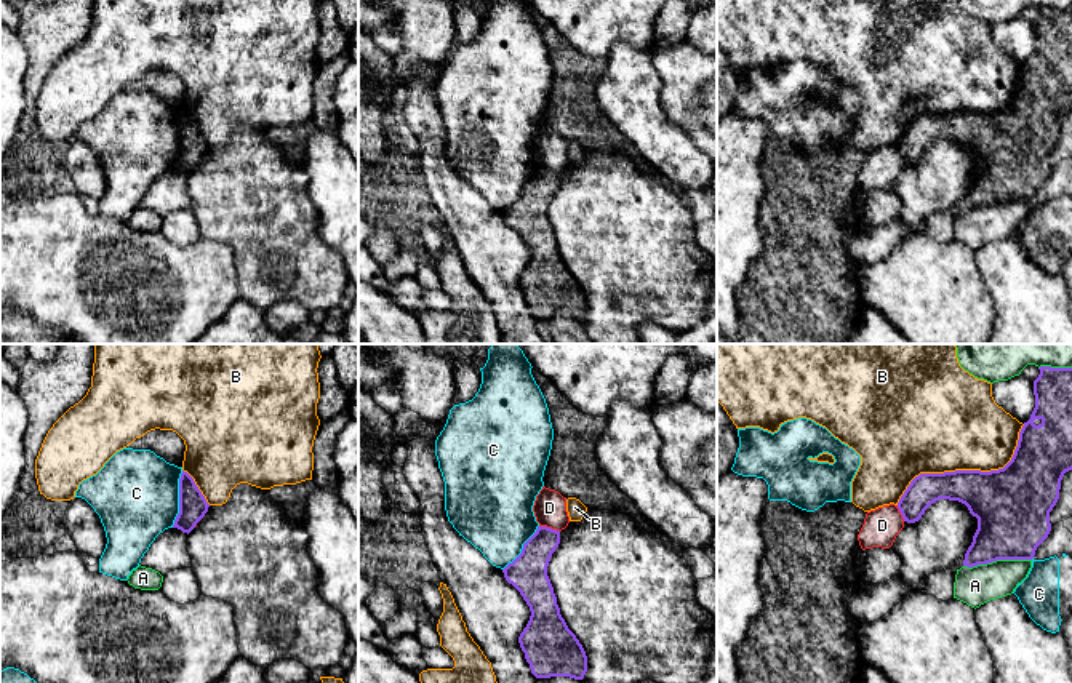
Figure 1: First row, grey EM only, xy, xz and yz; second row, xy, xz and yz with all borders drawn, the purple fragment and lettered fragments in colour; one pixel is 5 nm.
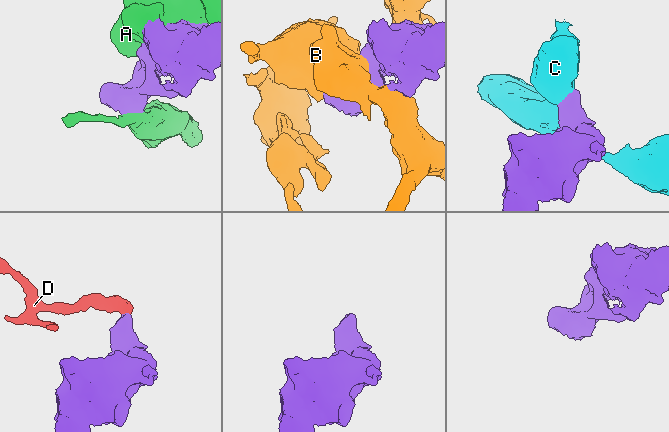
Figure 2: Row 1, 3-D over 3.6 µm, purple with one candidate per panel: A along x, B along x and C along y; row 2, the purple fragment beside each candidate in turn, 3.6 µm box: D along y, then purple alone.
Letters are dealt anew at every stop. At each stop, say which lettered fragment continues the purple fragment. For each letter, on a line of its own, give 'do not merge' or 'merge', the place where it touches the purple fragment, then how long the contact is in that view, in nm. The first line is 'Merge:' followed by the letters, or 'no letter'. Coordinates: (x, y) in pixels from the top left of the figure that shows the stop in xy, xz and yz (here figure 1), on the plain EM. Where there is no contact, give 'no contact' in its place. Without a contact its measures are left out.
Merge: no letter
A: do not merge; contact yz (997, 200); length 340 nm
B: do not merge; contact yz (967, 112); length 750 nm
C: do not merge; contact xy (180, 141); length 300 nm
D: do not merge; contact xz (549, 170); length 110 nm

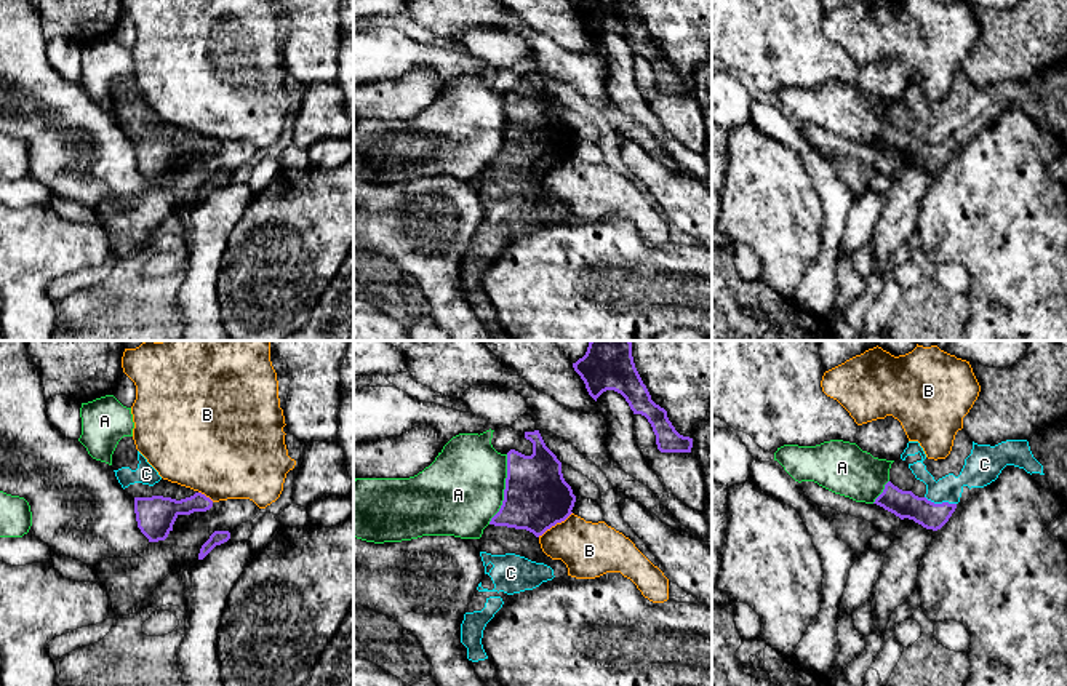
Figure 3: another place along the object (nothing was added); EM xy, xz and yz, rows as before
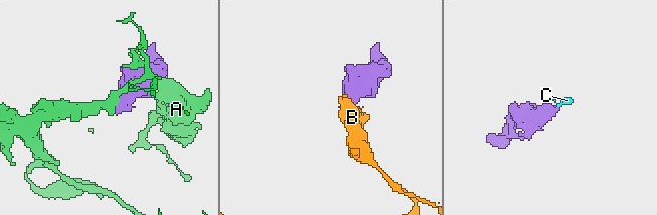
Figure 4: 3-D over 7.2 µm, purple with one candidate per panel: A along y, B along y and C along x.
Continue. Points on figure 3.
Merge: C
A: do not merge; contact xz (504, 131); length 360 nm
B: do not merge; contact xz (554, 167); length 220 nm
C: merge; contact yz (943, 144); length 170 nm

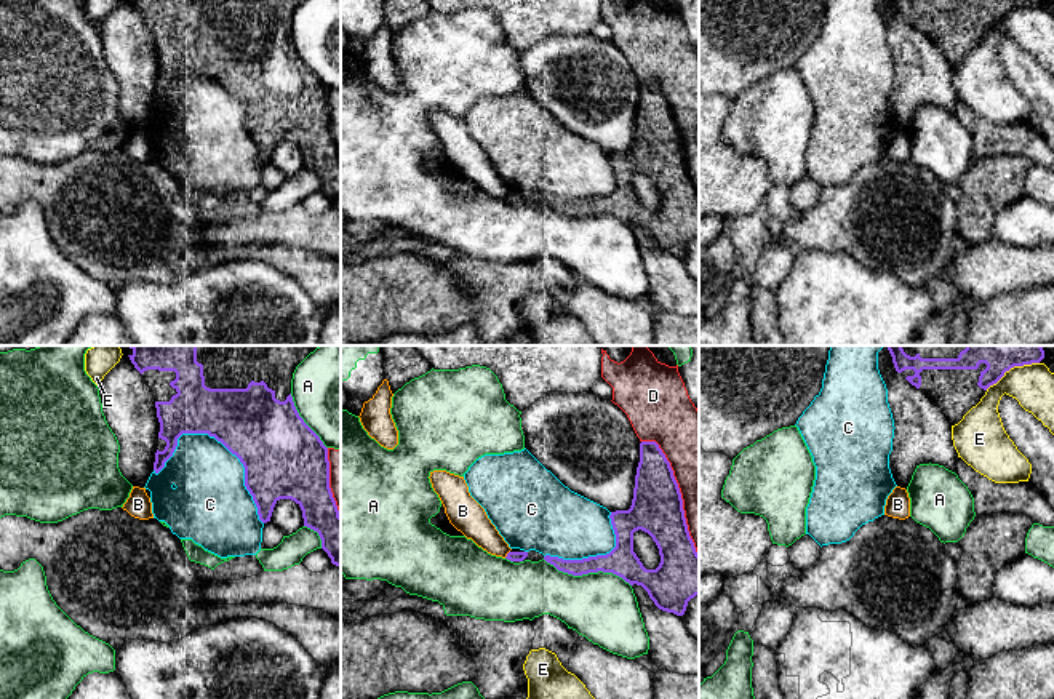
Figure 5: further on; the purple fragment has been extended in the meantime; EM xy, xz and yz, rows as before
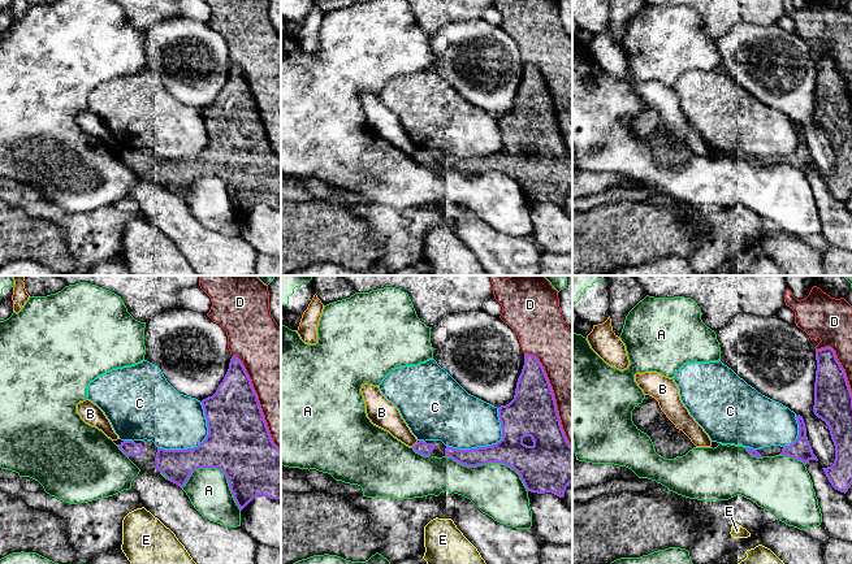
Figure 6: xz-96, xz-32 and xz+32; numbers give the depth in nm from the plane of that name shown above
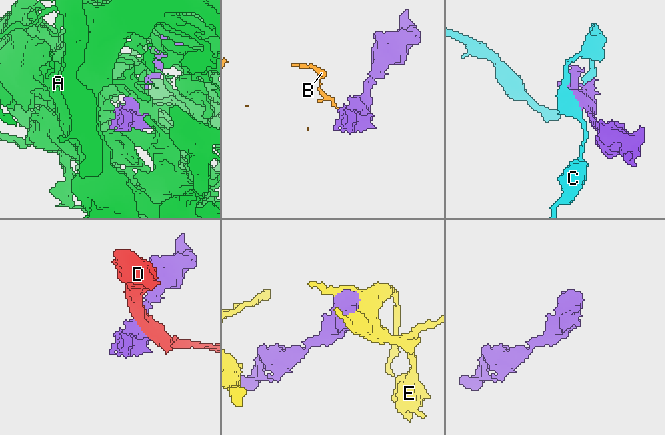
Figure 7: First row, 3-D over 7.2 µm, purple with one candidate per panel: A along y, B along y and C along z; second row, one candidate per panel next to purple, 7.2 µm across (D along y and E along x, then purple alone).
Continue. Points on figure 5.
Merge: no letter
A: do not merge; contact xz (587, 215); length 460 nm
B: do not merge; contact xz (507, 195); length 50 nm
C: do not merge; contact xy (223, 85); length 600 nm
D: do not merge; contact xz (680, 135); length 650 nm
E: do not merge; contact yz (1011, 8); length 300 nm

